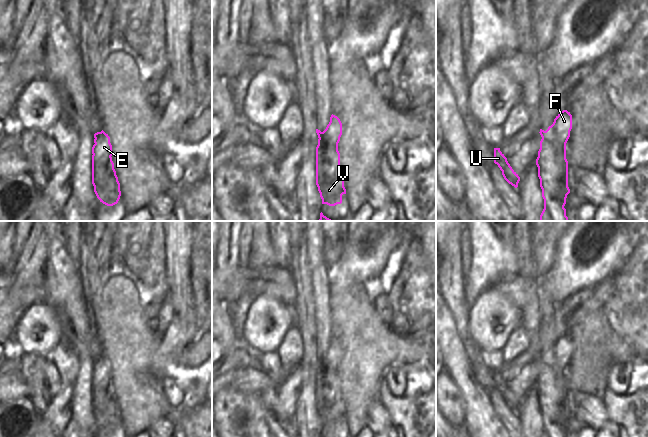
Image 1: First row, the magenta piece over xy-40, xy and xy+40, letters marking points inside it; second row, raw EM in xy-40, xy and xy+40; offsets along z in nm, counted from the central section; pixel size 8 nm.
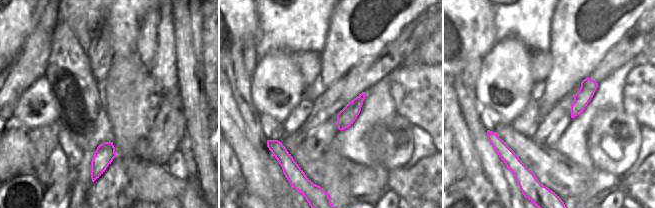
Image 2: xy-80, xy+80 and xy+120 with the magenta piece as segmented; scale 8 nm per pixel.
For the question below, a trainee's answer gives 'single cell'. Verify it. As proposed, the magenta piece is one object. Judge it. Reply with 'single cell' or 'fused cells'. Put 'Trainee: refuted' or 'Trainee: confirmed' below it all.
fused cells
Trainee: refuted

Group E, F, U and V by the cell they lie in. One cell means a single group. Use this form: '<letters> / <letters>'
E F / U V

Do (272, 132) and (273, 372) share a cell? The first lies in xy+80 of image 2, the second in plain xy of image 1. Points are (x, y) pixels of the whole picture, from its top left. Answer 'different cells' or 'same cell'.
same cell

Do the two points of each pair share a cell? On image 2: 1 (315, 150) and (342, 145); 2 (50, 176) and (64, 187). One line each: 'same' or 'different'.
1: different
2: different

